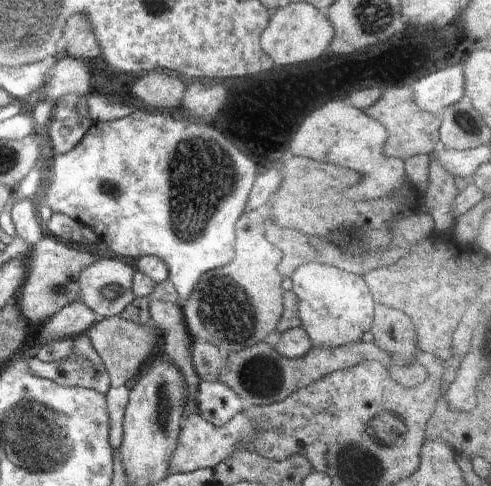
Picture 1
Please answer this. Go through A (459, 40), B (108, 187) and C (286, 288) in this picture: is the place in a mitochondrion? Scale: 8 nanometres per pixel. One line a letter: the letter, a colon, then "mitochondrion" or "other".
A: other
B: mitochondrion
C: other

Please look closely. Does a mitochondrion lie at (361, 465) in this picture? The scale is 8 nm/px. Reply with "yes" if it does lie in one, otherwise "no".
yes

